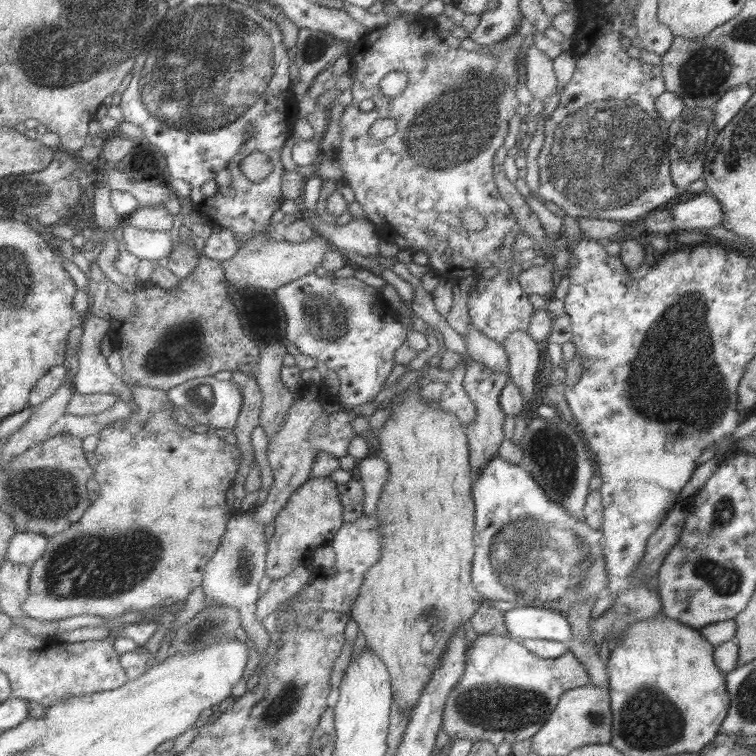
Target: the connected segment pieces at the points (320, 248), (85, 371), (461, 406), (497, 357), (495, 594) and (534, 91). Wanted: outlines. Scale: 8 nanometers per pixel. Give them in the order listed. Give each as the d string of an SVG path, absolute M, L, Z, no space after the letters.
M263 232L261 236L251 238L249 242L240 246L231 259L223 261L228 286L233 285L239 290L251 286L276 291L293 280L316 272L319 266L322 267L327 250L332 247L334 246L330 240L319 233L309 241L294 243L287 240L278 242L269 235L269 232Z
M88 313L85 318L81 351L77 354L80 370L73 380L76 393L112 393L121 400L134 401L130 386L122 380L120 374L113 374L107 358L101 352L101 342L111 335L112 324L106 319Z
M462 360L450 373L451 377L446 383L442 397L441 408L459 418L459 421L467 428L477 419L477 404L472 400L465 389L464 383L467 377L468 366Z
M469 322L466 343L472 359L493 371L508 371L507 356L497 341L487 337L473 322Z
M498 454L491 459L489 466L485 467L485 470L477 473L473 476L473 499L476 501L476 555L474 558L473 566L473 584L476 585L476 589L488 600L505 600L505 602L515 602L519 606L523 607L537 607L543 609L551 609L553 611L559 611L559 613L565 614L567 607L573 605L573 603L579 603L585 601L585 599L597 598L597 593L606 590L607 584L607 572L605 568L605 560L601 554L601 543L603 540L603 532L600 529L595 530L591 526L587 525L581 520L576 520L563 508L563 506L556 504L551 500L543 489L537 485L536 479L531 473L521 467L517 463L509 463L509 461L503 460Z
M529 44L522 53L523 66L525 66L525 85L532 98L547 98L549 94L558 93L557 80L551 68L552 60L533 44Z

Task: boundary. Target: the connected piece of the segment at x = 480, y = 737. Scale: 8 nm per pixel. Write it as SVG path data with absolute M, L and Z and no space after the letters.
M495 634L481 635L468 645L467 670L461 682L449 694L441 729L447 732L451 742L471 739L475 743L491 741L496 745L501 742L513 745L531 738L543 726L543 722L549 718L563 692L587 683L589 683L589 675L585 667L569 650L555 658L541 658L529 652L528 648L525 648L518 640Z

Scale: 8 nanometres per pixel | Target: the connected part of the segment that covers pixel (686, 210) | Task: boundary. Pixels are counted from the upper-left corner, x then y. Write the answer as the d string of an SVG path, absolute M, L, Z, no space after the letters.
M706 191L675 204L669 210L671 220L675 224L674 233L717 227L721 225L725 215L715 196Z

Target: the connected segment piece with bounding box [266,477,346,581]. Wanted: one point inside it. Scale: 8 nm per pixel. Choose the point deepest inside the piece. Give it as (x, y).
(314, 515)

